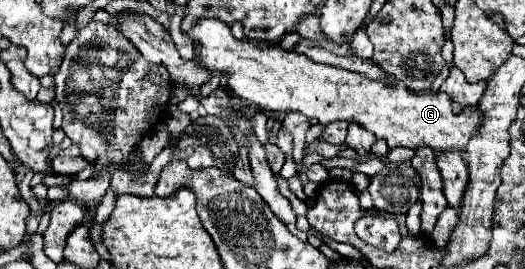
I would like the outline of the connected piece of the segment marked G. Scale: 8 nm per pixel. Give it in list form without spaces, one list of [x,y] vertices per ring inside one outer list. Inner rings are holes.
[[[202,18],[188,36],[194,42],[200,42],[200,48],[196,48],[196,60],[212,72],[226,74],[228,88],[236,96],[262,110],[300,112],[306,118],[316,118],[320,124],[352,120],[376,138],[384,138],[390,148],[414,148],[426,144],[432,150],[464,150],[470,136],[482,122],[478,106],[464,108],[460,114],[454,114],[452,100],[444,92],[414,94],[400,80],[372,80],[352,70],[312,62],[310,58],[304,58],[304,54],[292,54],[268,42],[236,40],[230,26],[220,20]]]

